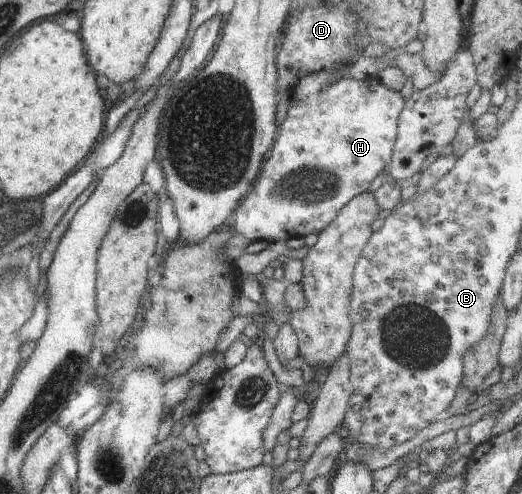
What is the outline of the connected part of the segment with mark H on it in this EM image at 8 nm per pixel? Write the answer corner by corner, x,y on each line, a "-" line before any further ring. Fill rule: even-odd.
366,77
361,81
357,79
340,80
338,84
332,84
326,92
321,95
321,98
317,102
316,106
306,106
304,102
301,102
302,106
296,106
292,110
288,109
288,116
280,130
277,131
277,135
269,150
266,159
263,161
261,169
259,170
259,177
256,179
252,192
244,197
244,202
241,202
234,211
234,232
240,235
244,235
249,242
258,240
268,240
270,243
277,243
280,241
286,241
293,237
304,237
308,234
318,234
321,230
324,230
325,226
328,226
335,218
336,215
354,198
359,194
366,193
370,183
380,174
385,172
390,162
393,146
397,137
397,122
400,116
400,112
404,110
405,101
402,99
402,95
398,91
393,91
387,88
379,78

